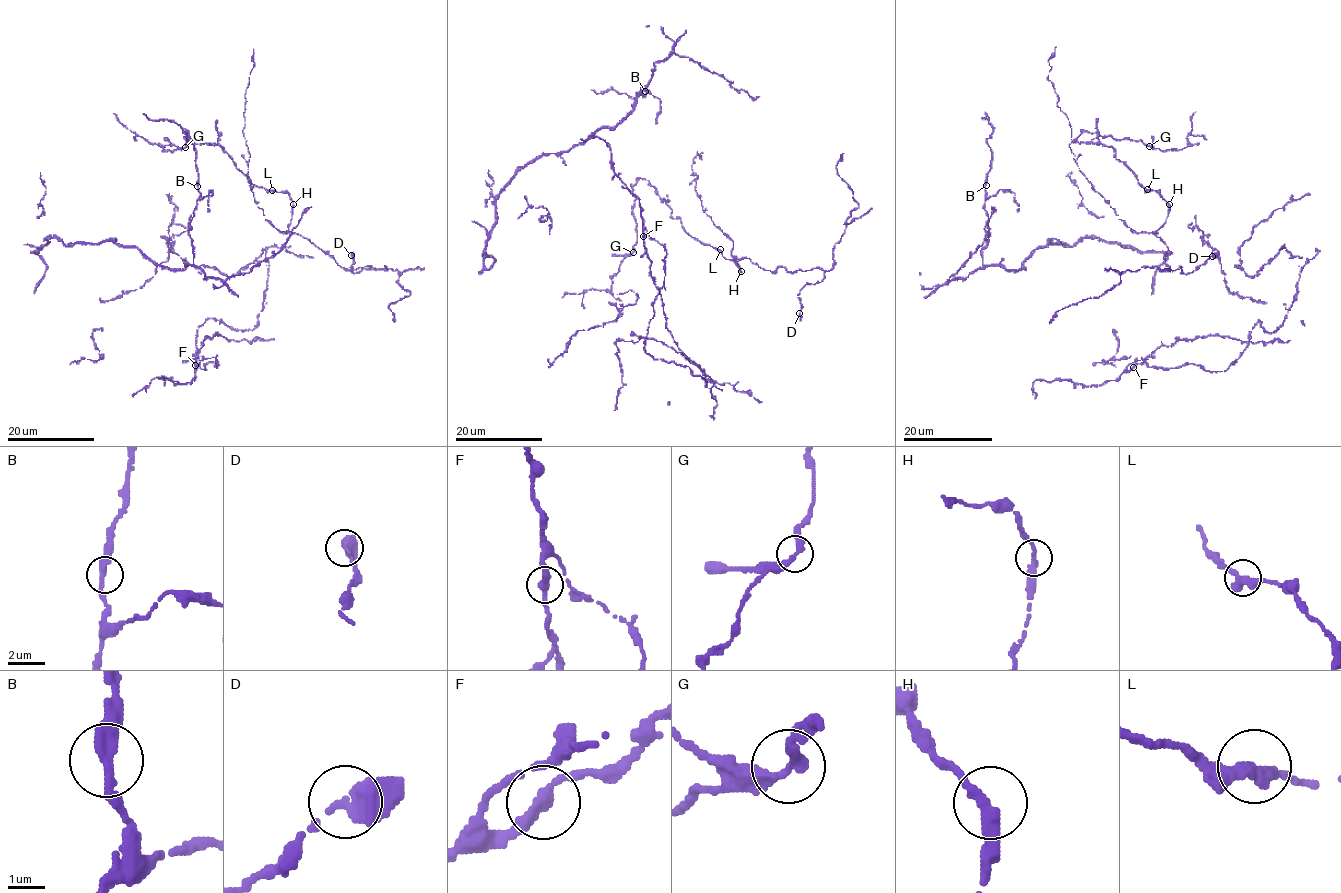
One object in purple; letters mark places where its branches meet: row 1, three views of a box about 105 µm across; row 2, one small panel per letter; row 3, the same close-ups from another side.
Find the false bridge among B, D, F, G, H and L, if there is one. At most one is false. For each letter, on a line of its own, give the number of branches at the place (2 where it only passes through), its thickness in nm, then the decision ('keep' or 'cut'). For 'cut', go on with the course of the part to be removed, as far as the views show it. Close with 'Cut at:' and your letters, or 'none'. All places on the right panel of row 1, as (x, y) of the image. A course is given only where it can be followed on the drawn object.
B: branches 2; calibre 360 nm; keep
D: branches 2; calibre 340 nm; keep
F: branches 2; calibre 340 nm; keep
G: branches 2; calibre 300 nm; keep
H: branches 2; calibre 340 nm; keep
L: branches 2; calibre 360 nm; keep
Cut at: none

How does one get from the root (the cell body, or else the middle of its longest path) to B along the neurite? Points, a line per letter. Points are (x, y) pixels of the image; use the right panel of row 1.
B: (984, 265), (981, 249), (989, 234), (985, 209), (986, 185)

